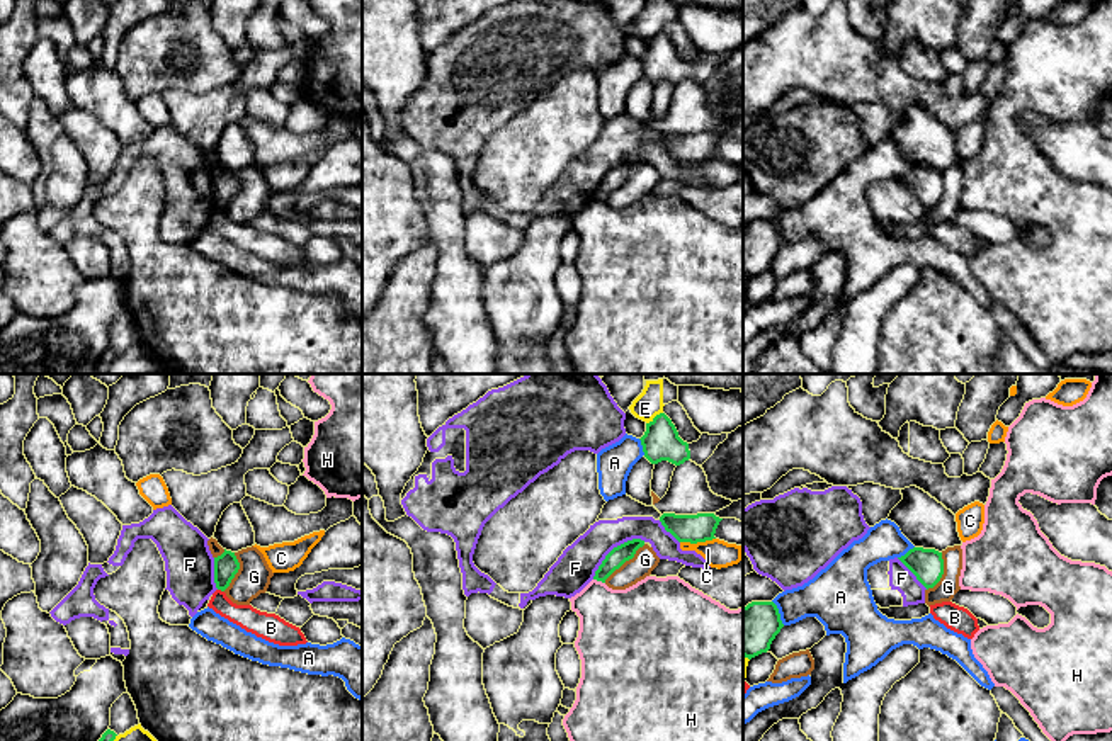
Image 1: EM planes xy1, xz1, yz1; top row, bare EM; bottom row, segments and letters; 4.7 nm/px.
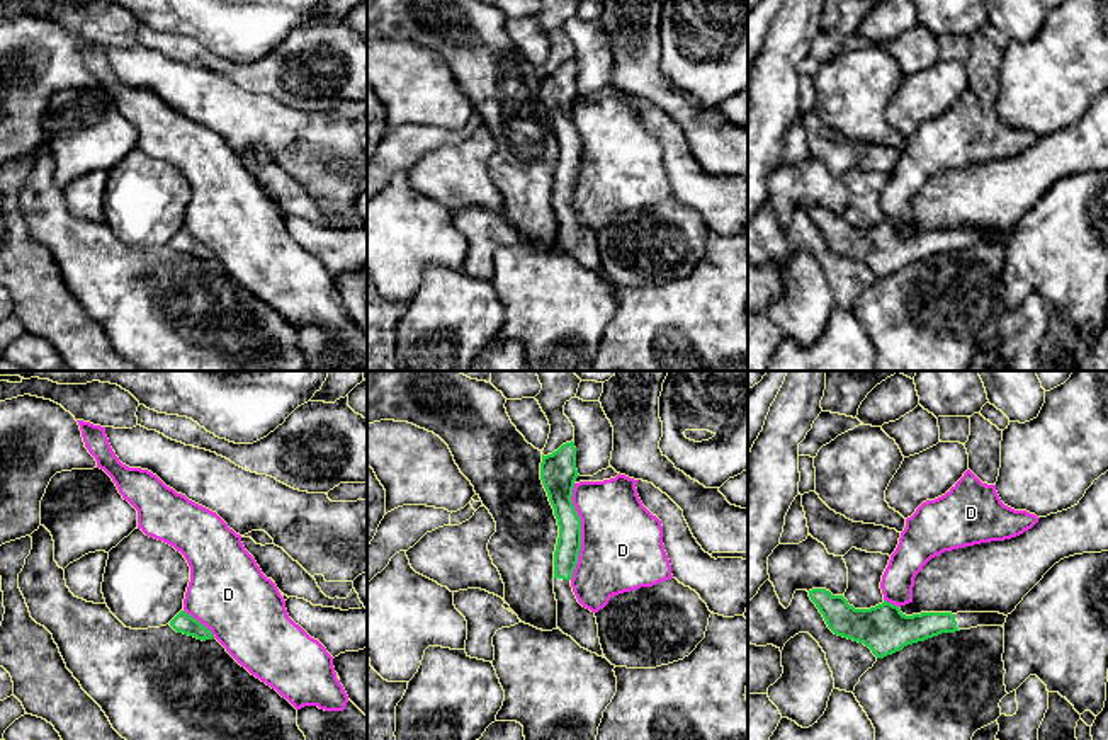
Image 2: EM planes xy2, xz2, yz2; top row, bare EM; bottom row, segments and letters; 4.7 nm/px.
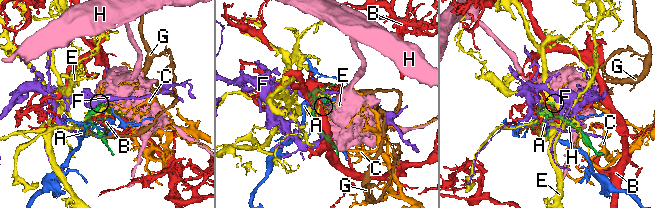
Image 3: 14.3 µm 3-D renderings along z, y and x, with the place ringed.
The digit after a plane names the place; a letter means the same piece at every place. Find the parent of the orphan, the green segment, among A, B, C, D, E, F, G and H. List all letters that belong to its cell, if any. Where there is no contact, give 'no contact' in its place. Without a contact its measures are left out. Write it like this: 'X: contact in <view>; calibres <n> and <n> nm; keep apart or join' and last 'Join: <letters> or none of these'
A: contact in yz1; calibres 240 and 220 nm; keep apart
B: contact in xy1; calibres 120 and 120 nm; keep apart
C: contact in xz1; calibres 140 and 130 nm; keep apart
D: contact in xz2; calibres 140 and 380 nm; keep apart
E: contact in xz1; calibres 180 and 130 nm; keep apart
F: contact in xz1; calibres 90 and 190 nm; keep apart
G: contact in xz1; calibres 90 and 120 nm; keep apart
H: contact in xz1; calibres 90 and 360 nm; keep apart
Join: none of these

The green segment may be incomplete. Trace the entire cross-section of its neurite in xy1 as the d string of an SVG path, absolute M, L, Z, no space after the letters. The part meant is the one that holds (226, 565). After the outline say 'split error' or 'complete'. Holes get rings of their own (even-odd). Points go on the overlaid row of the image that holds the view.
M224 549L221 556L214 557L216 588L224 591L230 586L235 574L238 573L238 569L240 569L240 563L235 552Z; complete

